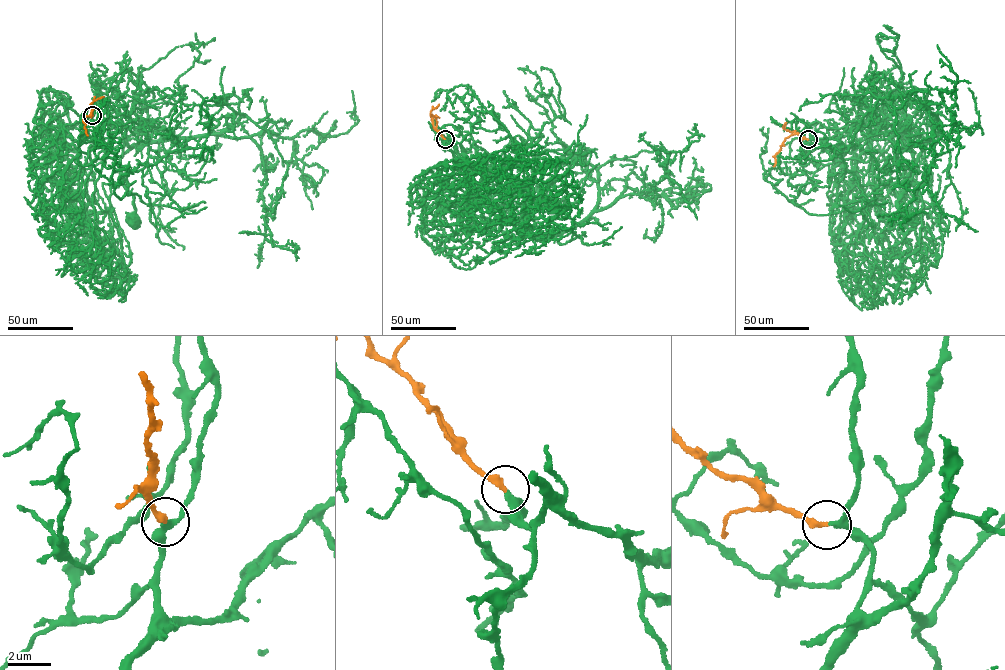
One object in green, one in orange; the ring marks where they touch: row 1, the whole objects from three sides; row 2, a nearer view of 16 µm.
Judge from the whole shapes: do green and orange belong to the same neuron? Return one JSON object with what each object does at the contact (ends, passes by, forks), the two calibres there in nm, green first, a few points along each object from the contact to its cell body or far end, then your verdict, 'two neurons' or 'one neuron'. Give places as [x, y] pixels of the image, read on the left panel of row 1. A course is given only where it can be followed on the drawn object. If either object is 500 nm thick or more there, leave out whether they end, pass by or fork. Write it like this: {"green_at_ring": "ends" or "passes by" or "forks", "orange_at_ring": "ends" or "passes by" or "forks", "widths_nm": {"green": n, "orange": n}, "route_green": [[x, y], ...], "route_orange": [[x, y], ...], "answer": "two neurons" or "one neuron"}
{"green_at_ring": "passes by", "orange_at_ring": "ends", "widths_nm": {"green": 240, "orange": 280}, "route_green": [[93, 115], [78, 136], [110, 151], [107, 123], [119, 129], [120, 180], [133, 195], [132, 220]], "route_orange": [[92, 115], [91, 107], [91, 114], [83, 120], [88, 135]], "answer": "one neuron"}

